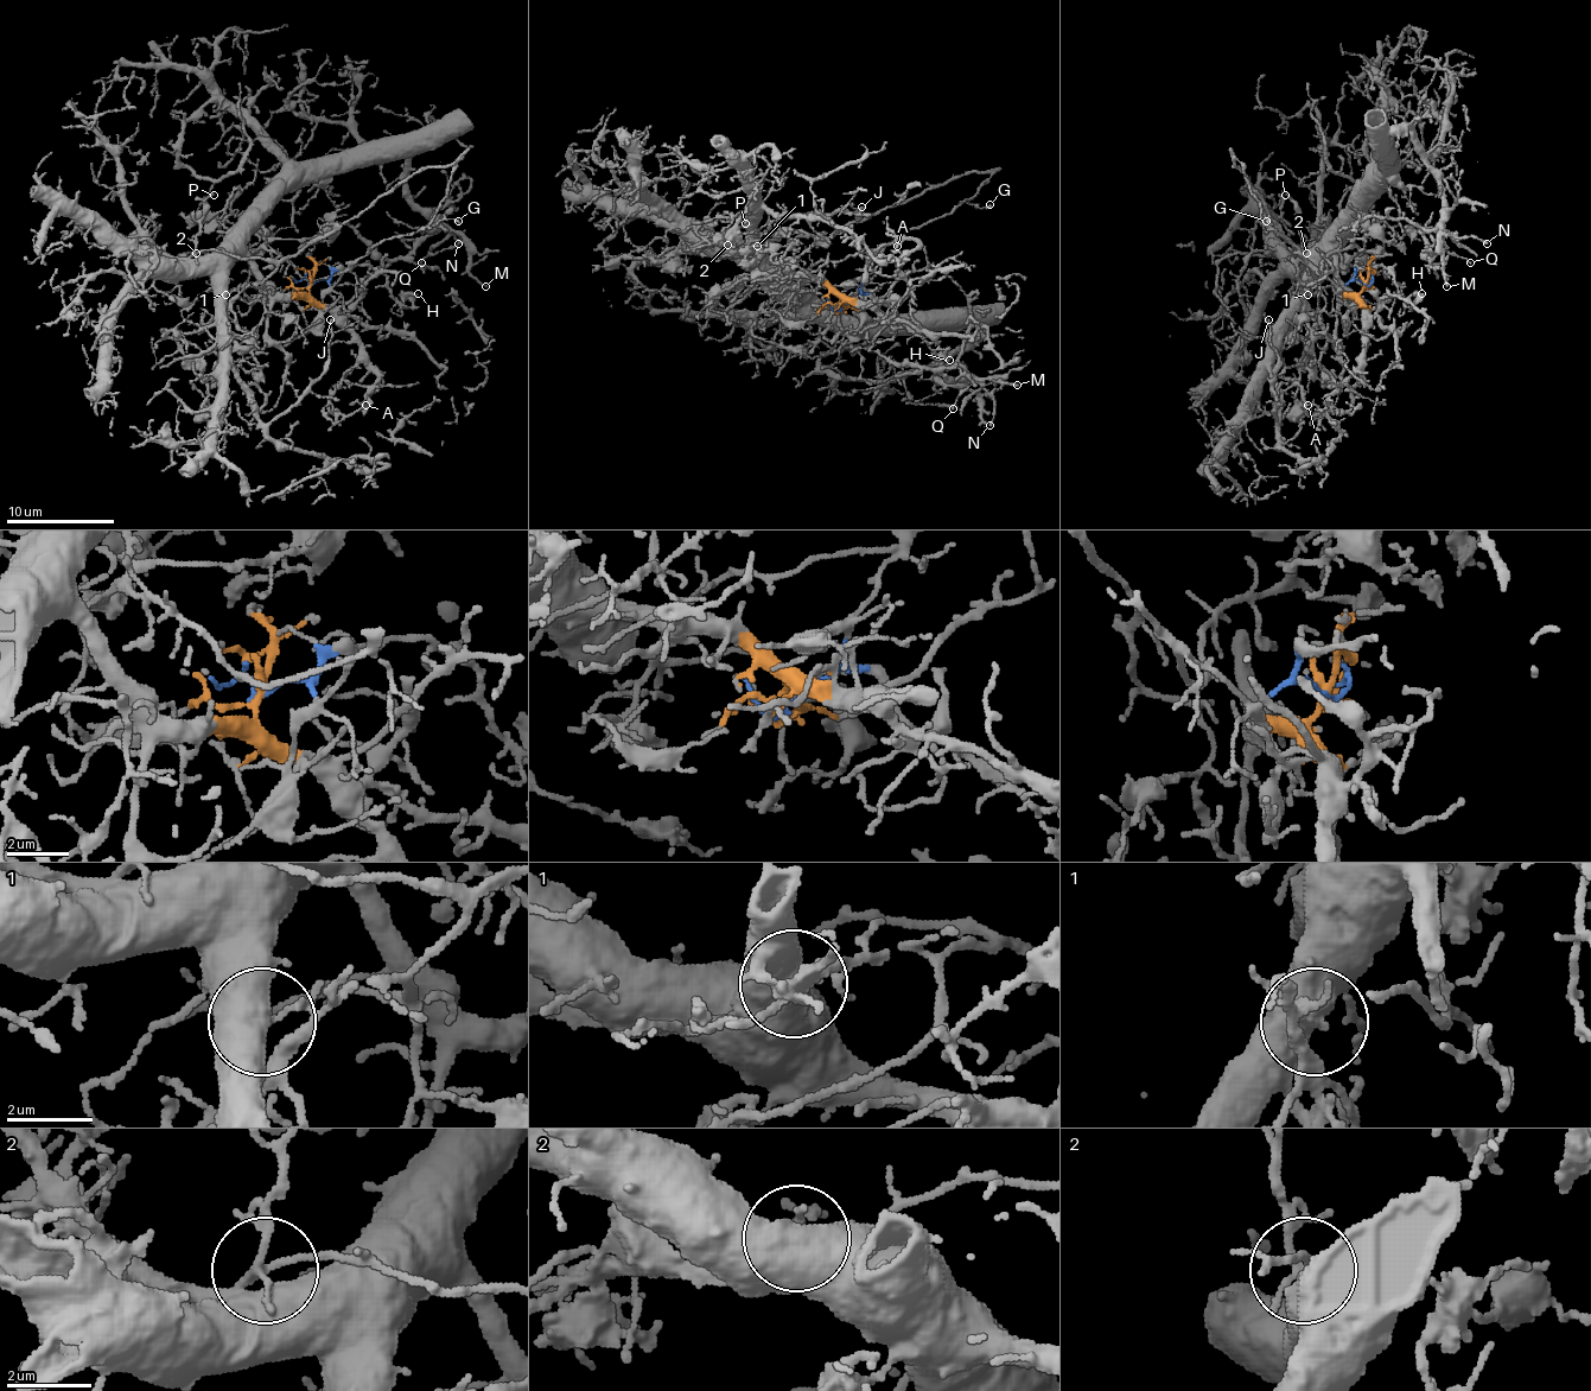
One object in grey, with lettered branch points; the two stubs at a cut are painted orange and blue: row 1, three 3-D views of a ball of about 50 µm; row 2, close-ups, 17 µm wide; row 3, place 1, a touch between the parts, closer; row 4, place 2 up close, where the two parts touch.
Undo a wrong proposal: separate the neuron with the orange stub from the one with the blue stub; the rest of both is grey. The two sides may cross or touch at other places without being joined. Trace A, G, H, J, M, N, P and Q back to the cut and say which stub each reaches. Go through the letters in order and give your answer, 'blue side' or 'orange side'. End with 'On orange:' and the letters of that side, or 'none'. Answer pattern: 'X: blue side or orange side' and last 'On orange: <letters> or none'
A: orange side
G: blue side
H: blue side
J: orange side
M: orange side
N: orange side
P: orange side
Q: orange side
On orange: A, J, M, N, P, Q

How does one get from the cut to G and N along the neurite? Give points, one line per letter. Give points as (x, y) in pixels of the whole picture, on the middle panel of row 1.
G: (844, 304), (857, 293), (863, 274), (888, 245), (911, 228), (949, 214), (963, 203), (990, 203)
N: (844, 304), (776, 274), (831, 317), (977, 328), (939, 378), (977, 380), (993, 399), (990, 426)

